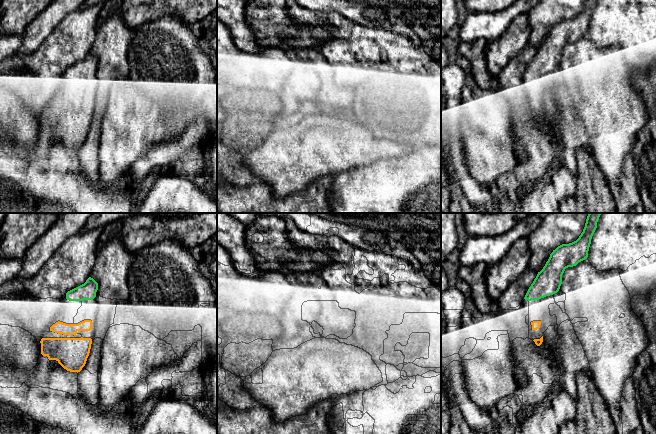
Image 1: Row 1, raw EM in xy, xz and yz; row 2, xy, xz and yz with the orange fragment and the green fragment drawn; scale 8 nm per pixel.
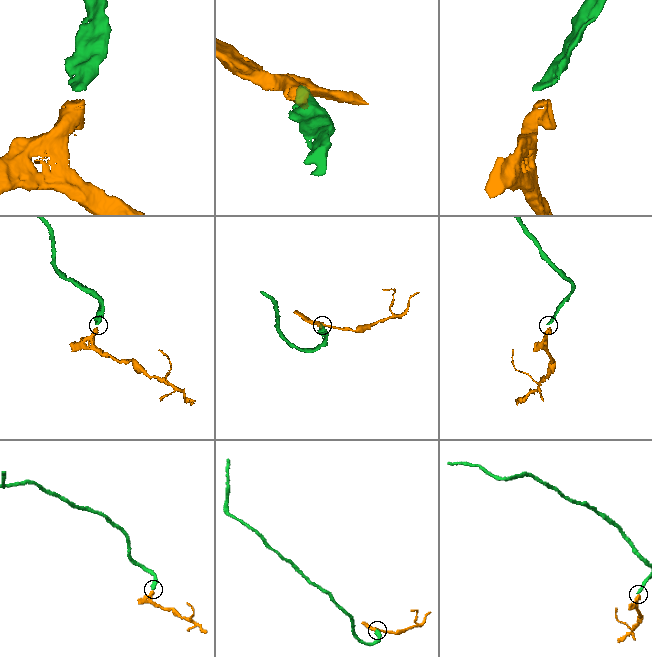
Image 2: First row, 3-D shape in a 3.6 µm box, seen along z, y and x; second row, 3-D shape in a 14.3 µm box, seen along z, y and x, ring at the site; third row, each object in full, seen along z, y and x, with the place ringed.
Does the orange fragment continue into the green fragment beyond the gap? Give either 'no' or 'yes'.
yes

